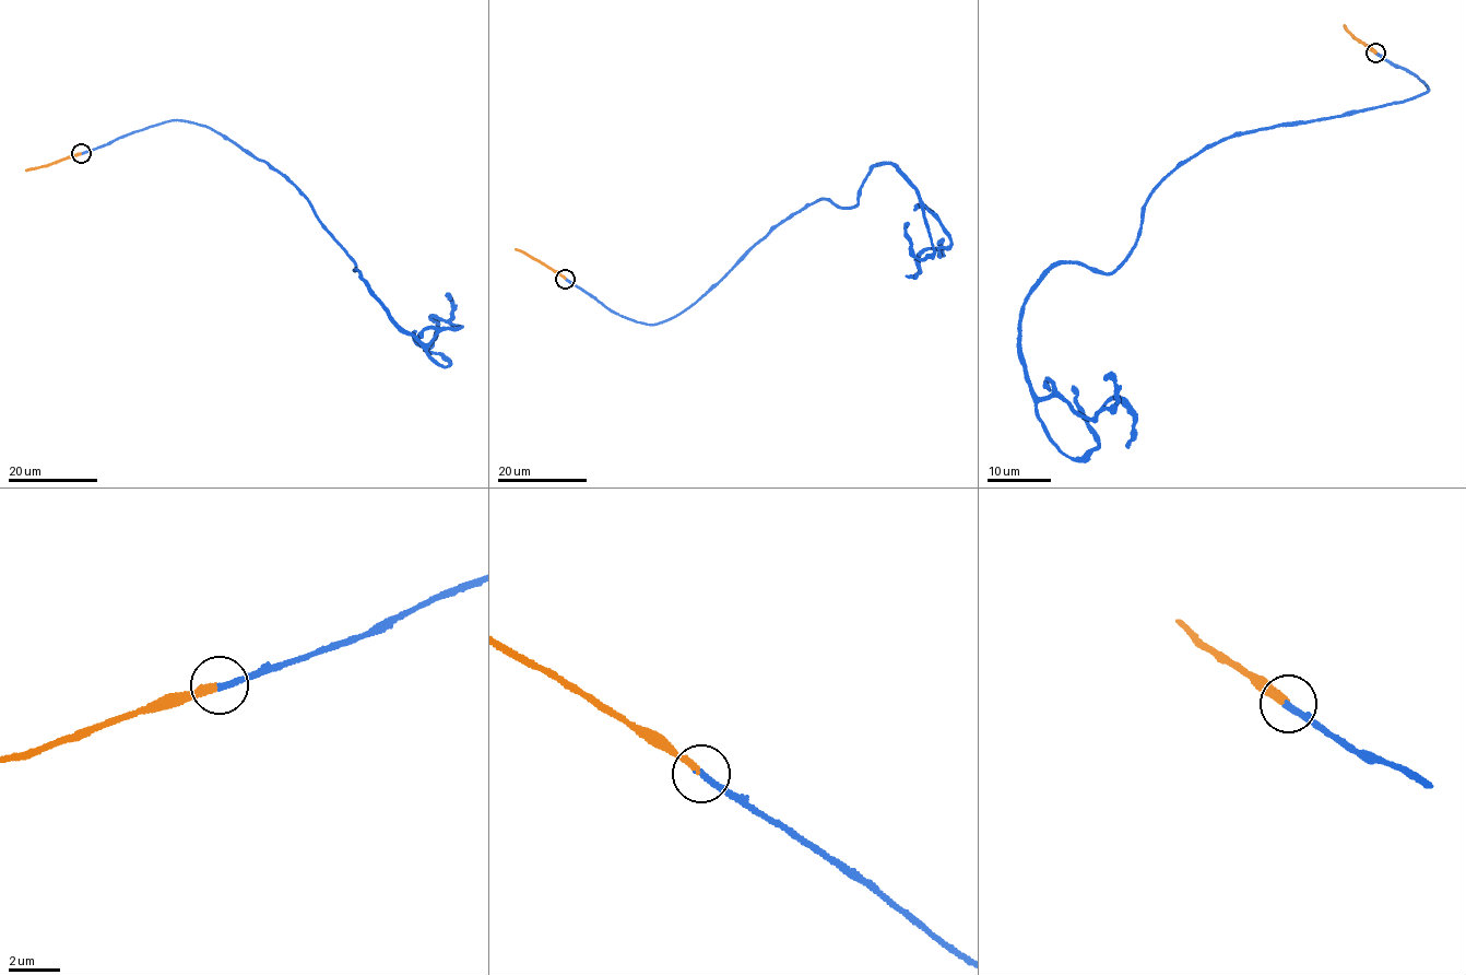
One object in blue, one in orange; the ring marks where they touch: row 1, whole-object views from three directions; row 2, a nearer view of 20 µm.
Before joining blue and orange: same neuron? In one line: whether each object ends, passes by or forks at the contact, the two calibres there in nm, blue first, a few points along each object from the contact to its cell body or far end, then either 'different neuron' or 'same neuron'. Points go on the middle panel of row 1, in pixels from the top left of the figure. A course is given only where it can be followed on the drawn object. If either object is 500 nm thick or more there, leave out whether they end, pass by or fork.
blue ends there; orange ends there; 240 nm thick on the blue side, 320 nm on the other; blue runs (565, 279), (657, 325), (812, 203), (856, 204), (870, 169), (890, 163), (950, 239), (906, 275); orange runs (565, 279), (516, 249); same neuron

